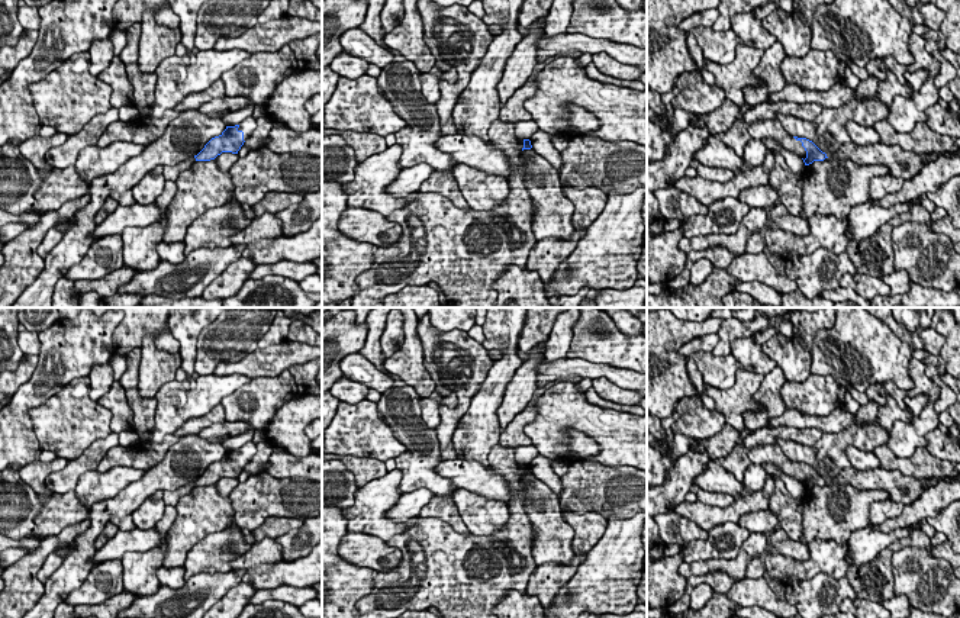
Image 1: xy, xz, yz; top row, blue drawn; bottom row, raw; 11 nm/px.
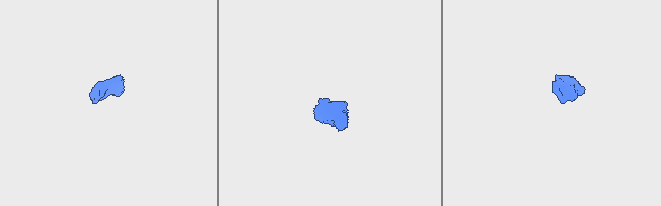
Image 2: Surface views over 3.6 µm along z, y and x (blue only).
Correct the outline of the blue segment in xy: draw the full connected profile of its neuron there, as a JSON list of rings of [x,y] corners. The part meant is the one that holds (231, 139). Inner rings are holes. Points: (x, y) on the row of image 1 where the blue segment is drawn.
[[[252,116],[247,118],[241,125],[226,126],[226,129],[219,136],[212,138],[204,145],[204,148],[197,155],[194,155],[196,161],[210,161],[222,152],[238,154],[255,128],[257,119]]]

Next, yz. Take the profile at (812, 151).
[[[756,120],[750,125],[748,132],[753,139],[771,138],[777,141],[785,149],[799,155],[805,165],[814,161],[824,161],[827,157],[812,141],[806,138],[790,136],[780,122],[774,120]]]

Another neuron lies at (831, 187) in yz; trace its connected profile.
[[[847,155],[814,161],[802,176],[800,218],[809,219],[819,213],[845,219],[854,206],[870,200],[870,180],[886,174],[890,174],[886,165],[857,165]]]

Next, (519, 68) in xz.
[[[547,16],[539,17],[531,25],[531,32],[515,46],[510,58],[506,61],[500,81],[497,83],[497,96],[502,104],[515,94],[528,80],[532,78],[537,62],[537,42],[545,36]]]

